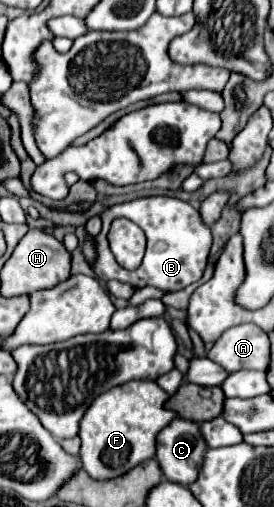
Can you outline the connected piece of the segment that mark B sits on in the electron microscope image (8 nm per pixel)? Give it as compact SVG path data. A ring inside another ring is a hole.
M146 196L146 198L136 198L132 202L114 204L114 206L106 208L100 214L100 218L102 218L102 230L98 236L94 236L96 258L94 258L94 262L90 262L90 268L94 270L94 274L100 280L104 280L104 282L120 280L134 288L156 286L166 292L176 292L202 278L206 260L208 260L208 252L210 252L210 244L212 244L212 234L210 234L210 228L202 222L200 212L194 210L188 202L170 198L170 196ZM120 216L138 224L148 238L144 260L138 266L138 270L132 270L132 272L118 266L118 262L114 260L114 256L110 252L108 240L106 240L110 222Z

